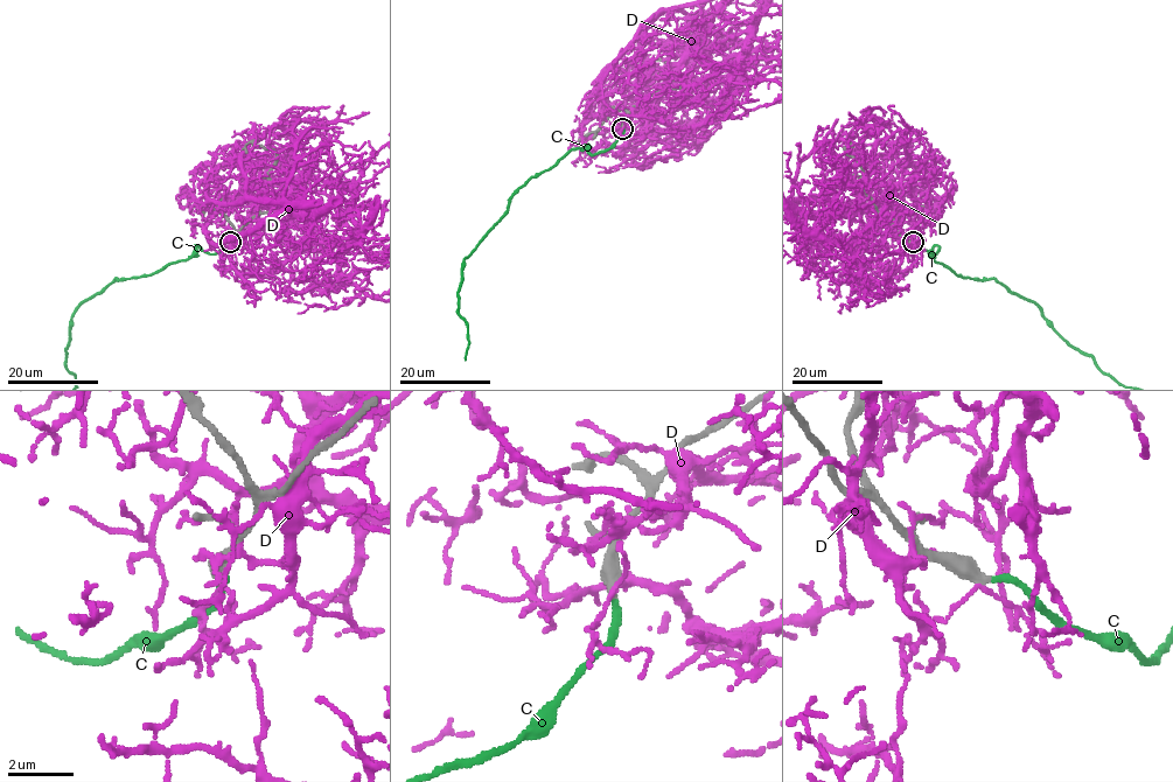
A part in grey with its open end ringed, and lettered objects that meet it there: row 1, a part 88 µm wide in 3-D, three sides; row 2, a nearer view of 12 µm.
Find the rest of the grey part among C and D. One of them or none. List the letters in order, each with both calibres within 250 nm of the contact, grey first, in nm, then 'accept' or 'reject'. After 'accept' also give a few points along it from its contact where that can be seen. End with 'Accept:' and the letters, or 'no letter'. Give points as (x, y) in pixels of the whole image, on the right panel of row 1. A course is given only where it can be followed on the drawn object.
C: calibres 360 and 200 nm; accept
D: calibres 460 and 90 nm; reject
Accept: C

